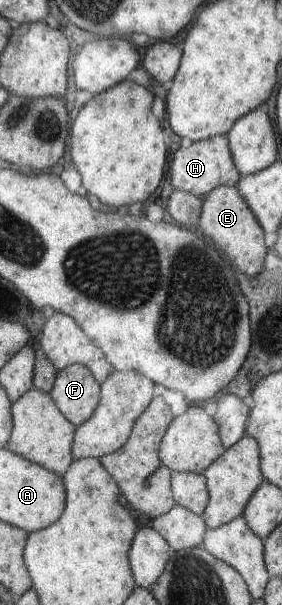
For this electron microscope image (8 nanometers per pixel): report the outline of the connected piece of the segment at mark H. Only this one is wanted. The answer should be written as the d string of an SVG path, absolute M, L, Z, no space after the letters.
M216 135L192 142L189 147L179 146L169 163L169 183L173 190L191 193L198 198L205 197L217 186L236 186L240 173L235 169L226 135Z

